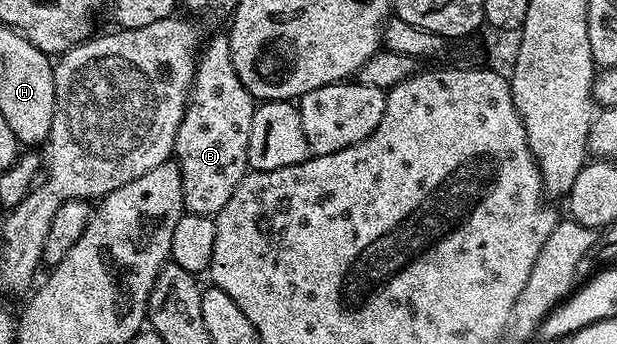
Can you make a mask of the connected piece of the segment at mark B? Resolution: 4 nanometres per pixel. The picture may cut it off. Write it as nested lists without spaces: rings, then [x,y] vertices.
[[[218,35],[205,47],[196,59],[190,102],[176,133],[173,158],[182,174],[183,208],[192,215],[217,217],[248,173],[248,133],[256,100],[236,73],[229,38]]]

